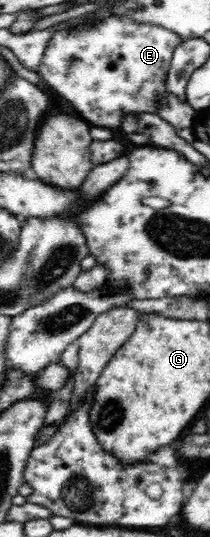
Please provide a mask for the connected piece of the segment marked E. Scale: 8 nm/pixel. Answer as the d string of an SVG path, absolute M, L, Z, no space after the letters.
M110 16L89 22L80 28L56 32L41 58L38 74L54 93L70 102L76 112L92 126L120 130L122 118L128 114L156 113L158 98L161 98L164 92L168 92L166 80L172 52L183 44L184 40L186 39L162 26Z

